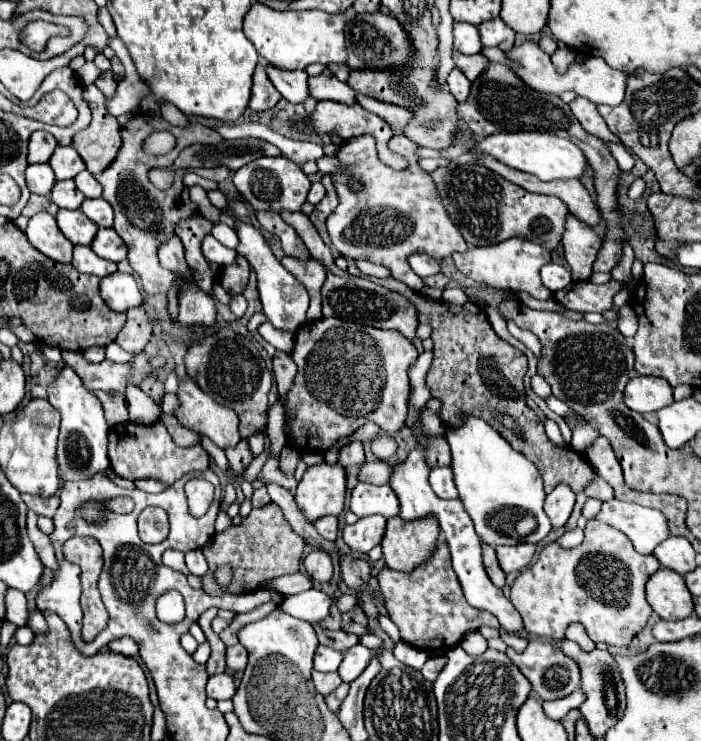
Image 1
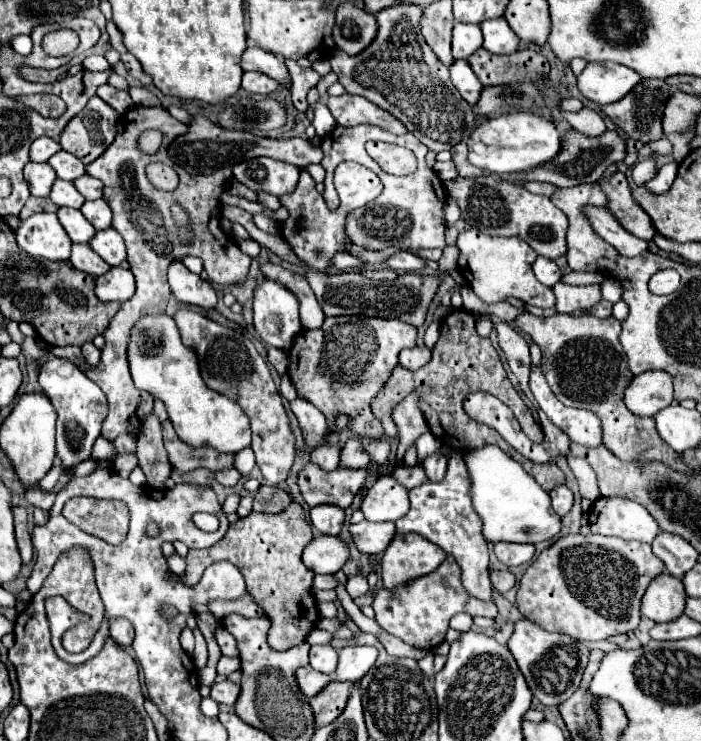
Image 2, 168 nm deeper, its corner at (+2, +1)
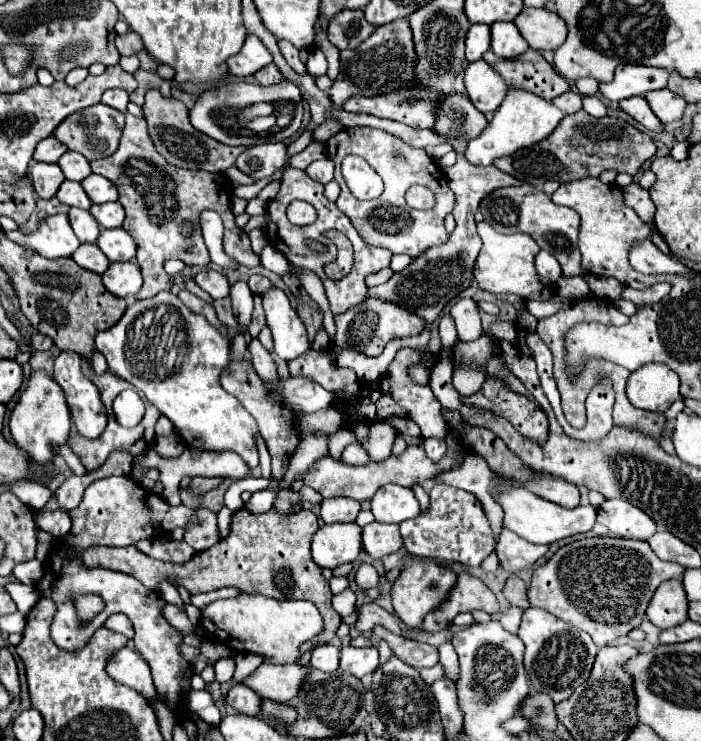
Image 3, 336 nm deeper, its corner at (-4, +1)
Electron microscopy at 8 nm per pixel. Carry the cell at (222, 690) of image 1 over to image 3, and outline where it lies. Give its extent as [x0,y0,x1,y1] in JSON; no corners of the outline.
[226,683,262,717]

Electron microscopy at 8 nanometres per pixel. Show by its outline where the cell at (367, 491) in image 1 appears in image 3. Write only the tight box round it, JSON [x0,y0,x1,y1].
[372,485,420,523]

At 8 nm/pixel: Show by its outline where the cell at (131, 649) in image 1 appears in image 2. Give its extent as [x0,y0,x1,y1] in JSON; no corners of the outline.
[110,621,134,647]

